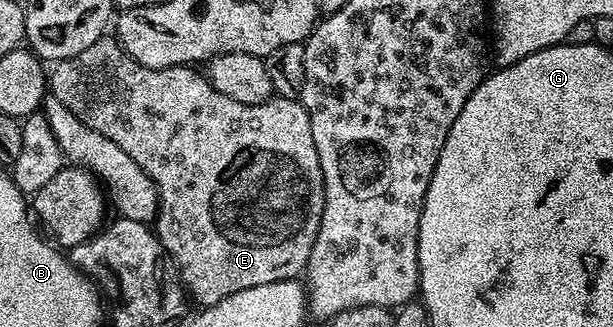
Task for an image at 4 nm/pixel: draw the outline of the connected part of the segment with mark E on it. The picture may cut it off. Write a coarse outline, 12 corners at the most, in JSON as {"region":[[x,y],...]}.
{"region":[[113,36],[52,97],[157,186],[198,307],[304,271],[325,181],[296,98],[248,106]]}

